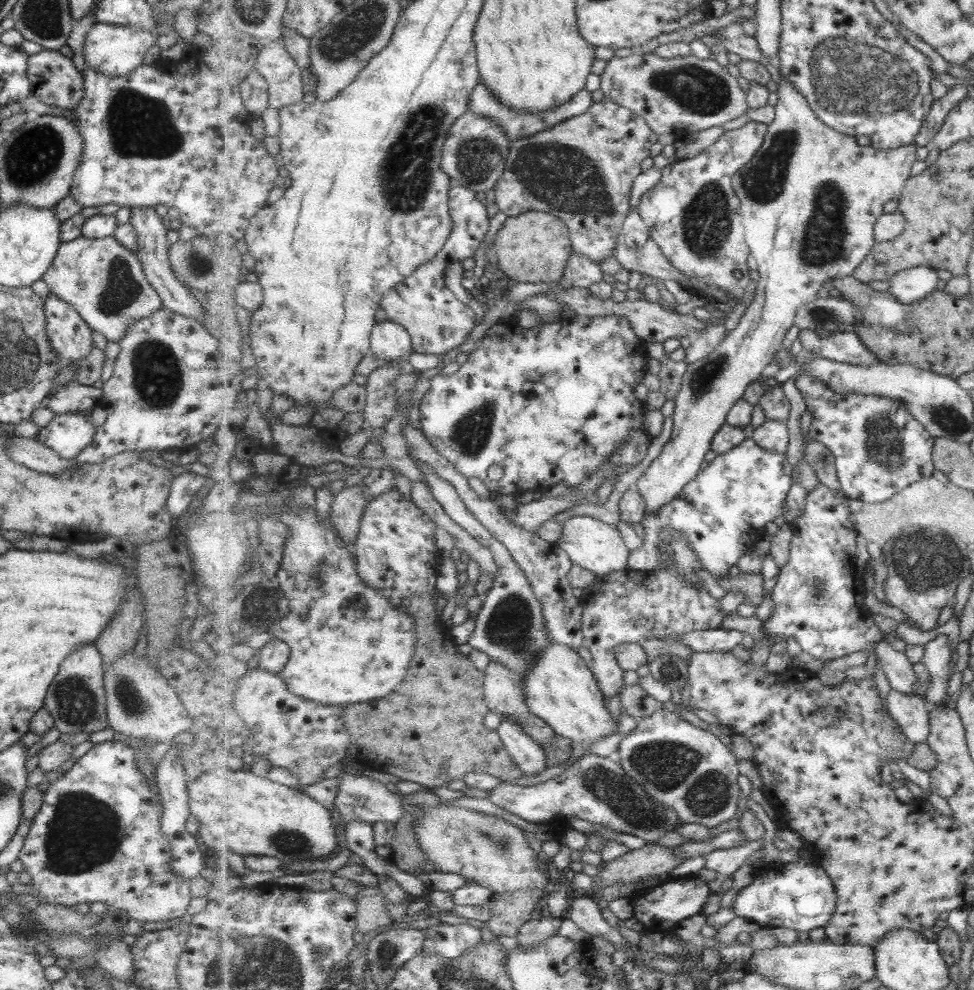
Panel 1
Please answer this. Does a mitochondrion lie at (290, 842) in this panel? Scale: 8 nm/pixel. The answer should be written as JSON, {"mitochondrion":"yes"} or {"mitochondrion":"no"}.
{"mitochondrion":"yes"}

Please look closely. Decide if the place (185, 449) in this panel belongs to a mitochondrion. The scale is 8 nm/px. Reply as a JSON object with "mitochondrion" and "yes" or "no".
{"mitochondrion":"no"}

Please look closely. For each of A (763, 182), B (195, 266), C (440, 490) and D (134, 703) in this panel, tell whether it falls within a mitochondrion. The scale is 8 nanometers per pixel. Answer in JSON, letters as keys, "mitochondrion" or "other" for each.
{"A":"mitochondrion","B":"mitochondrion","C":"other","D":"mitochondrion"}

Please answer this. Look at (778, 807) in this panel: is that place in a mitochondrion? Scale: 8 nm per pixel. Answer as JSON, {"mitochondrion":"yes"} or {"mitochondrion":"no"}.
{"mitochondrion":"no"}

